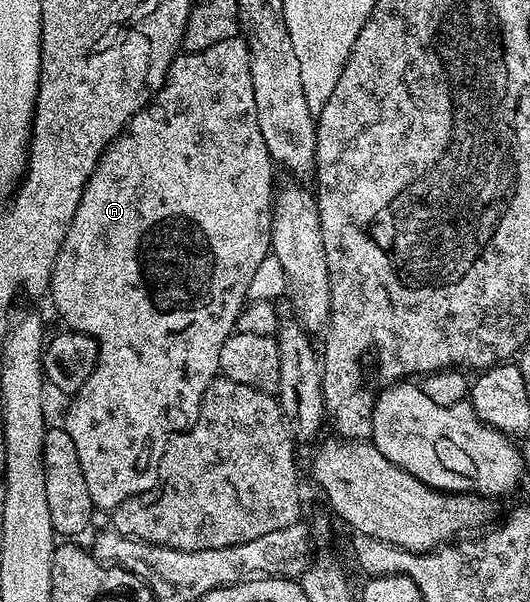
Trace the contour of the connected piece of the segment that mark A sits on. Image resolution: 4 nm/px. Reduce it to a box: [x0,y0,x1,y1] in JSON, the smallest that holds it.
[49,36,277,512]

